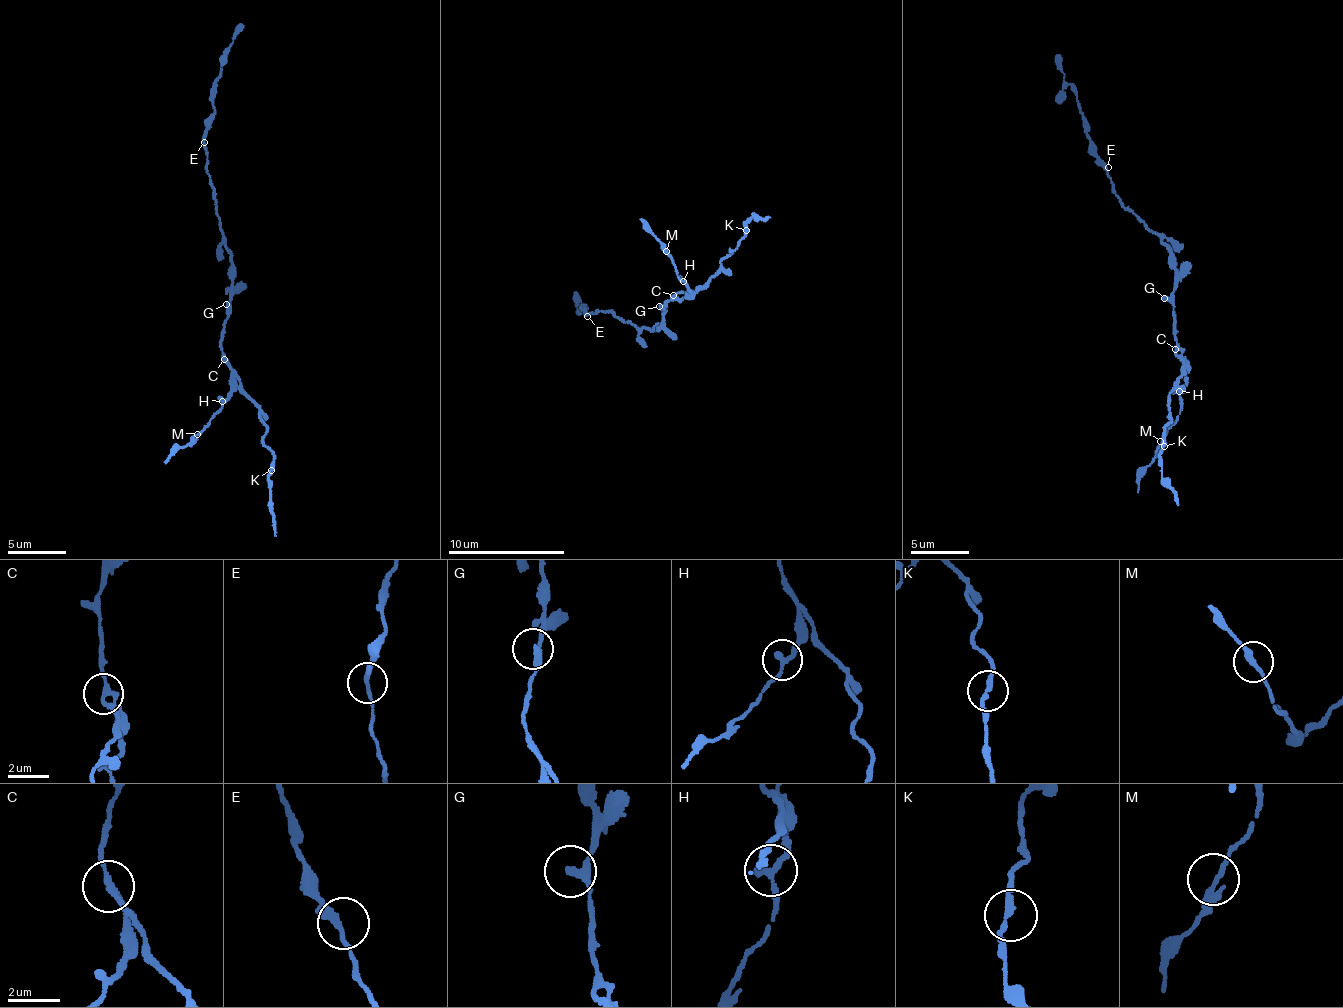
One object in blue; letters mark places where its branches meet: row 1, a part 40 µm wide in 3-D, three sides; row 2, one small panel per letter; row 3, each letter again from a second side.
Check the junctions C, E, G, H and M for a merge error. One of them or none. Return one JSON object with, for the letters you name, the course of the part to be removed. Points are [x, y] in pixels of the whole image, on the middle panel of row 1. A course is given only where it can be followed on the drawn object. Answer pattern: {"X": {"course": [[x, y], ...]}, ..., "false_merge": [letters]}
{"C": {"course": [[672, 296], [695, 292], [720, 267], [744, 238], [753, 212], [764, 219], [771, 217]]}, "false_merge": ["C"]}

